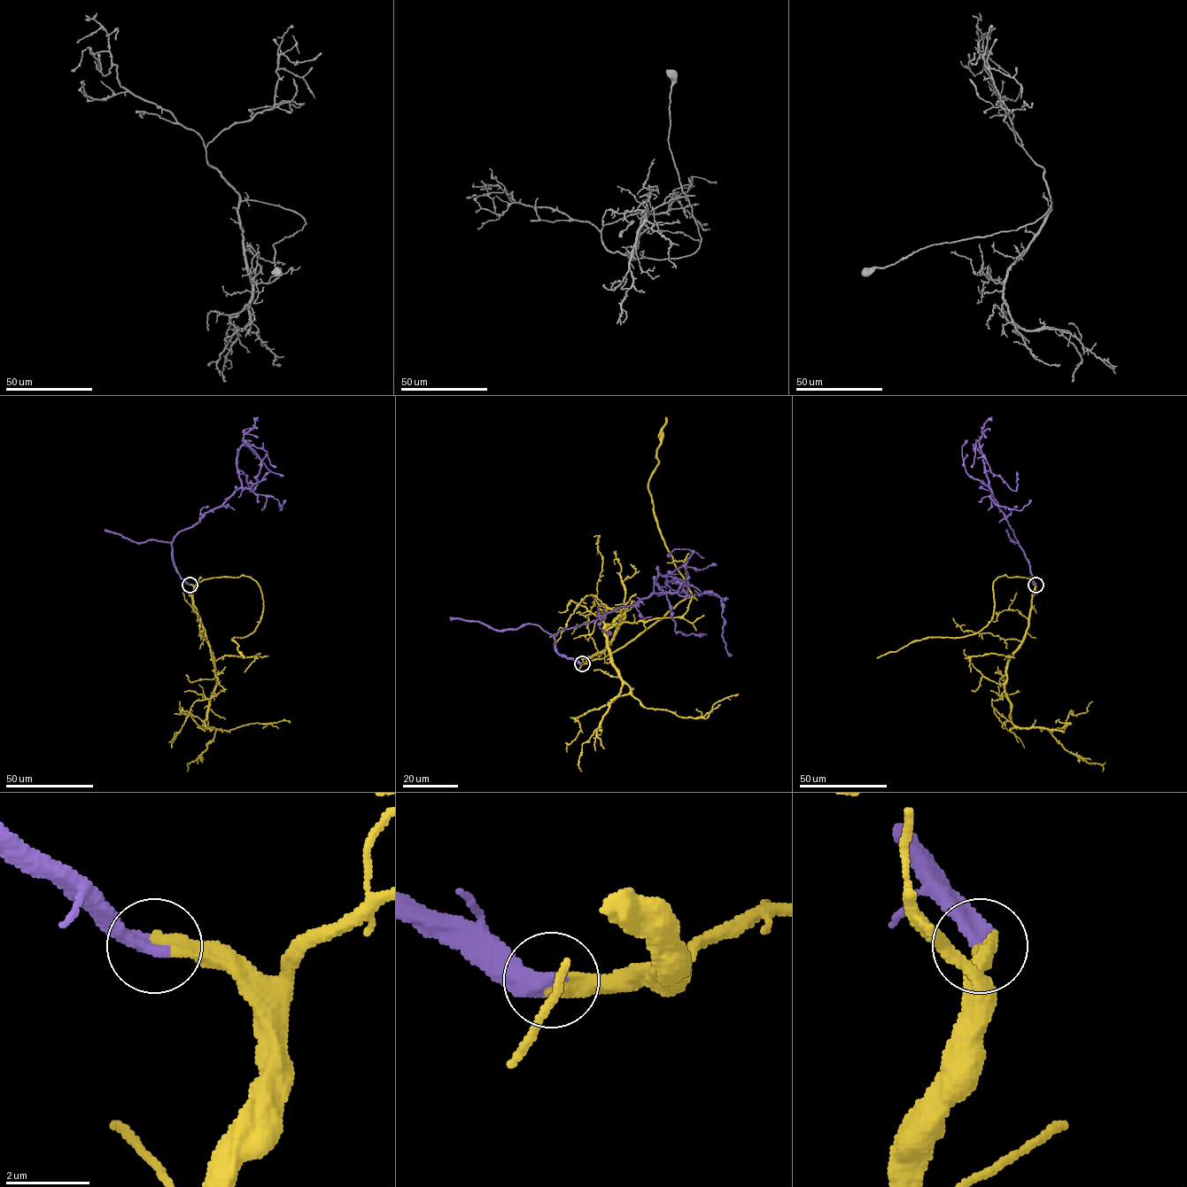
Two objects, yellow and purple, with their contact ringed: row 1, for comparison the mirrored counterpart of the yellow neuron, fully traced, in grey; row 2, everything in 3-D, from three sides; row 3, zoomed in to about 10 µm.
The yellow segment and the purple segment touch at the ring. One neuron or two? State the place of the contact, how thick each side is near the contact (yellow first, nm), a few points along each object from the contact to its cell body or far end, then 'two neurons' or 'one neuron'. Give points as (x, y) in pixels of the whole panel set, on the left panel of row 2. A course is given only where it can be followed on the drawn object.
at (190, 585); 360 nm thick on the yellow side, 420 nm on the other; yellow runs (190, 584), (215, 670), (216, 687), (204, 725), (221, 729), (197, 725), (179, 709), (180, 702); purple runs (190, 584), (174, 564), (173, 540), (241, 486), (240, 447), (245, 445), (270, 471), (283, 476); one neuron

